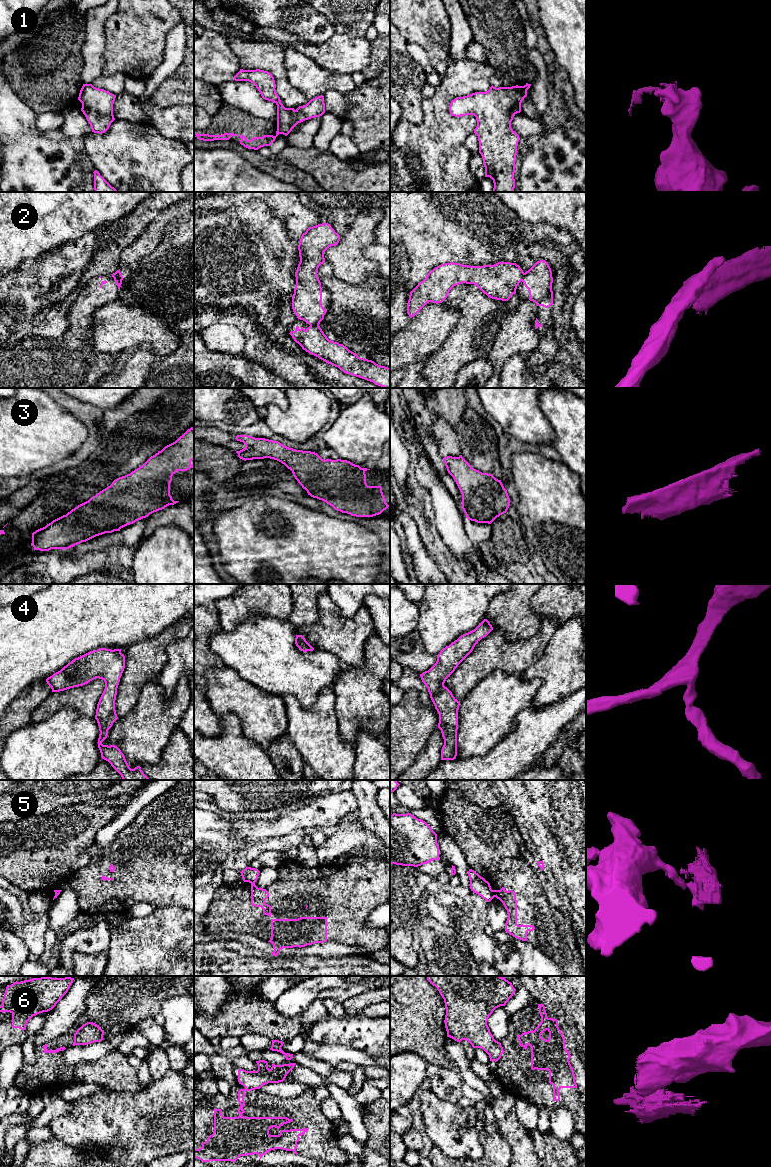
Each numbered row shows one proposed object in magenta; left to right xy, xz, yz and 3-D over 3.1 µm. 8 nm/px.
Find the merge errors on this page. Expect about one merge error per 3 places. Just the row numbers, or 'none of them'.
1, 2, 5, 6

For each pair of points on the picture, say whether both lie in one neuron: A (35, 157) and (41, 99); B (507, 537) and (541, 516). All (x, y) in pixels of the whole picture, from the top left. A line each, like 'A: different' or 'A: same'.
A: different
B: different

